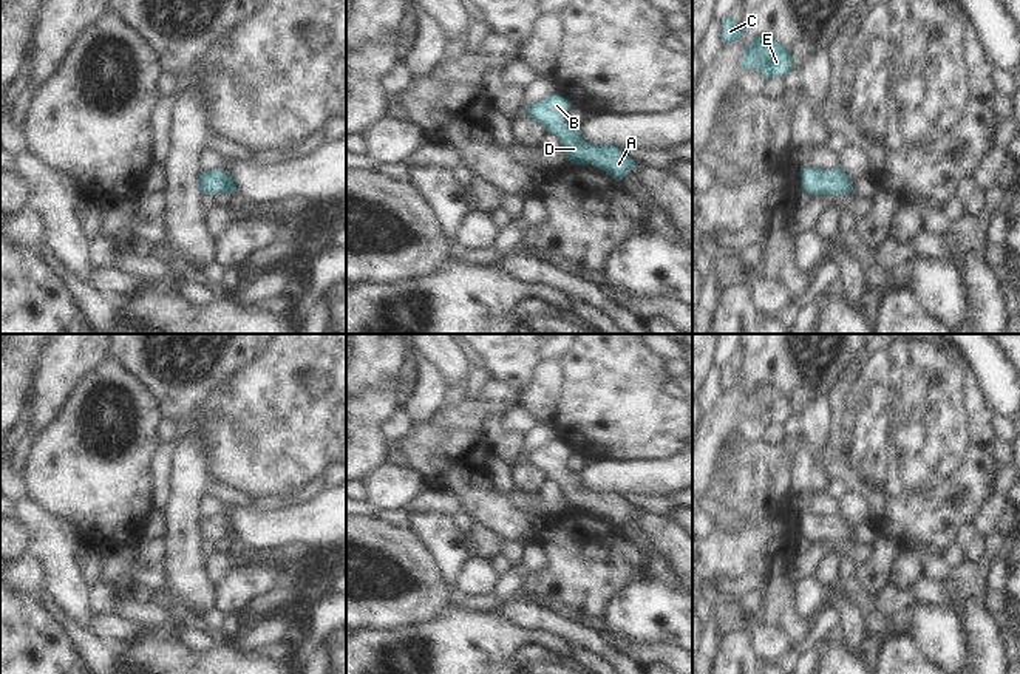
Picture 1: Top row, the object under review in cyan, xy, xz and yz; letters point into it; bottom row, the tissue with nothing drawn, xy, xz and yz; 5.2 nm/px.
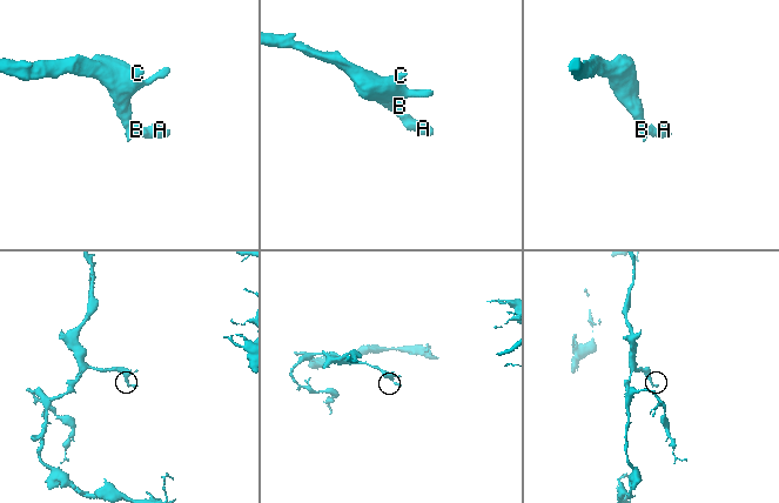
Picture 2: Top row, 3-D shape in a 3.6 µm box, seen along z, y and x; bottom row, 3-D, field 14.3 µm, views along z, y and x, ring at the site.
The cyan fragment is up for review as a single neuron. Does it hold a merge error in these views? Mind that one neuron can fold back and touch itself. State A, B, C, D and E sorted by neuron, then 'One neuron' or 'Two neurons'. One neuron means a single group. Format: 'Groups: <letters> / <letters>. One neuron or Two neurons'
Groups: A B C D E. One neuron

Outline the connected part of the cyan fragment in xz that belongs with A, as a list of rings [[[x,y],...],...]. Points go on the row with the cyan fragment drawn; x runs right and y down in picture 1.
[[[553,94],[541,102],[527,105],[529,117],[541,122],[549,133],[556,134],[567,159],[576,165],[597,165],[621,181],[635,167],[635,162],[615,145],[590,145],[581,138],[580,127],[566,127],[564,117],[570,102]]]

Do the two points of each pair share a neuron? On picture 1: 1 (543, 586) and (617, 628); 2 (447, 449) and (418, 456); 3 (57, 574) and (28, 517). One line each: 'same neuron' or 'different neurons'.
1: different neurons
2: same neuron
3: same neuron

